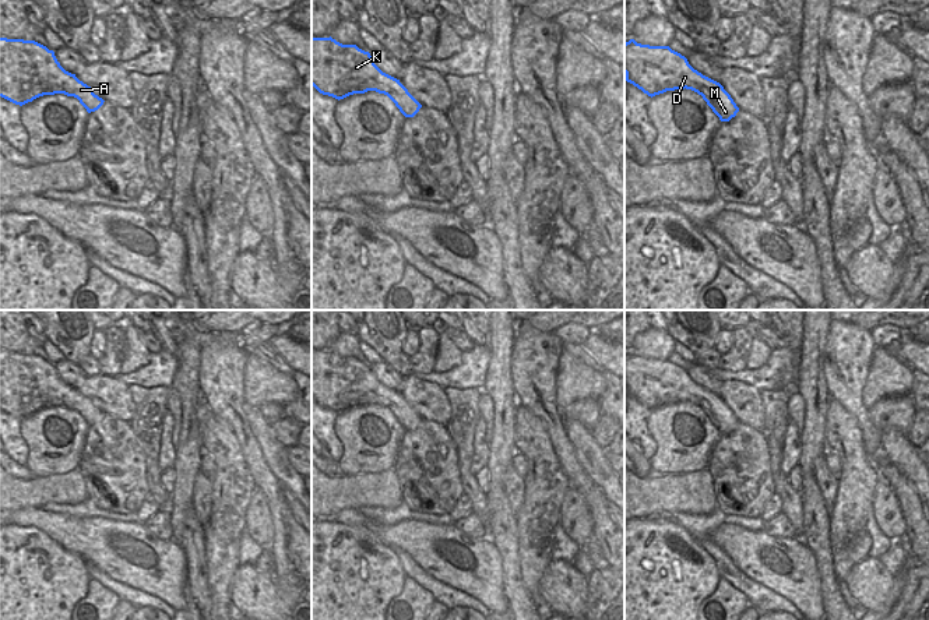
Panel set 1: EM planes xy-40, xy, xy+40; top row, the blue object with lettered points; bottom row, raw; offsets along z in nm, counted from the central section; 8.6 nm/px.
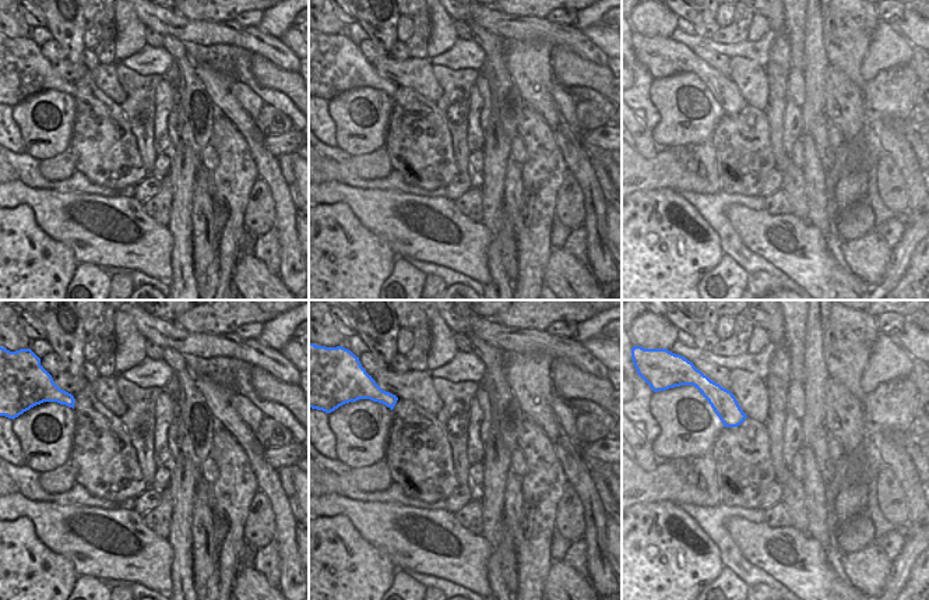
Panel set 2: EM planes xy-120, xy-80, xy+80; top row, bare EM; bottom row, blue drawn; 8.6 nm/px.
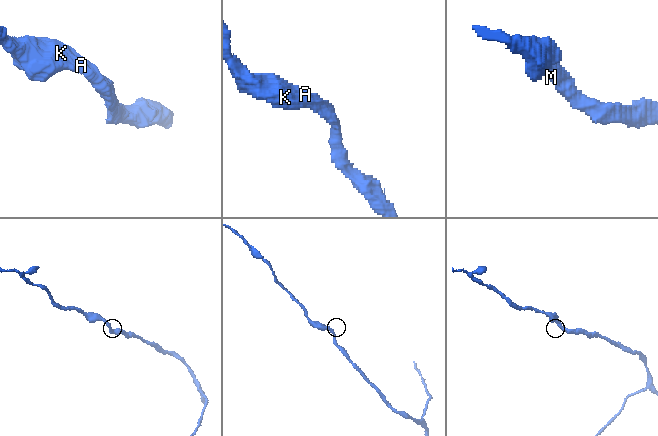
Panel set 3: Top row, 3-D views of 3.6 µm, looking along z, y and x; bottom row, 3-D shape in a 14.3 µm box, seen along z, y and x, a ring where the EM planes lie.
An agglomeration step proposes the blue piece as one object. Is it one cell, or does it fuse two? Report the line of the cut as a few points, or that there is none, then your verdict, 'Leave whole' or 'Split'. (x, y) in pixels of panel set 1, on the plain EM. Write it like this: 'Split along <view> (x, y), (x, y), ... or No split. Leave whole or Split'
No split. Leave whole

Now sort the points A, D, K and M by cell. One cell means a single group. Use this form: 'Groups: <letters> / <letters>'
Groups: A D K M

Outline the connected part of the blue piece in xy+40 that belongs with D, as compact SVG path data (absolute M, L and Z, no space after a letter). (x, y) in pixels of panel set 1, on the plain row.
M630 352L624 356L626 394L648 409L666 404L692 402L703 409L721 434L729 434L739 420L724 399L694 383L687 371L669 359L650 359Z

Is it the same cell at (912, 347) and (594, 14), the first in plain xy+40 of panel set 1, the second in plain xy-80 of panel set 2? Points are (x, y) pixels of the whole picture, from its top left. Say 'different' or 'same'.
different

